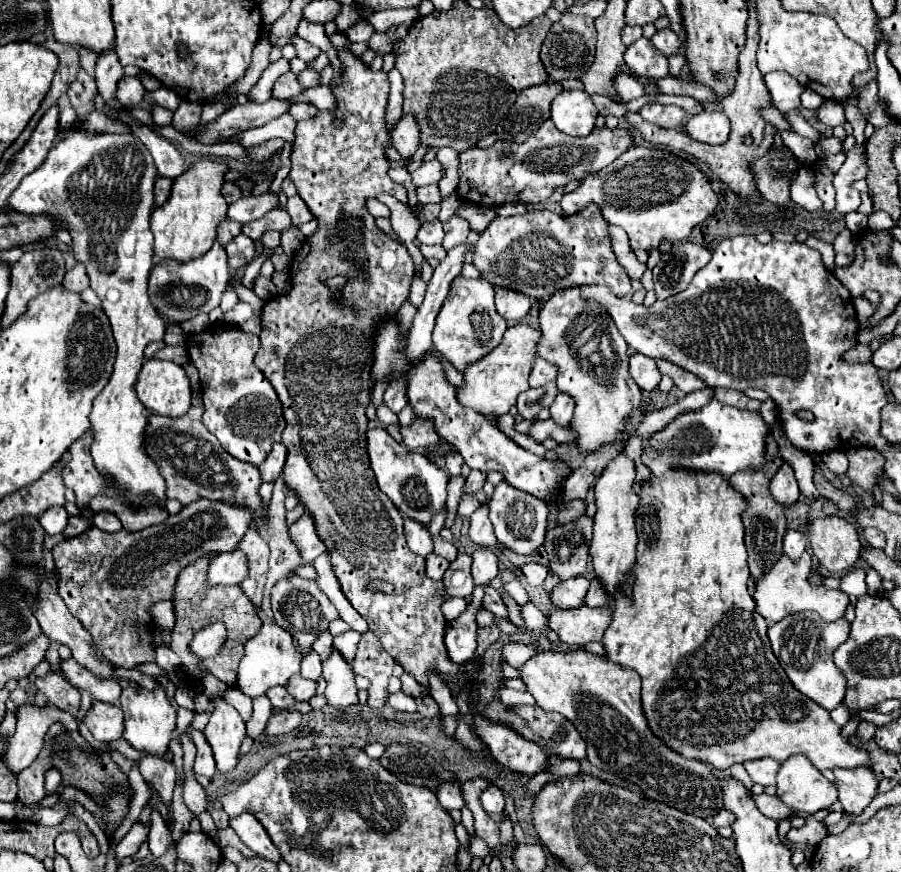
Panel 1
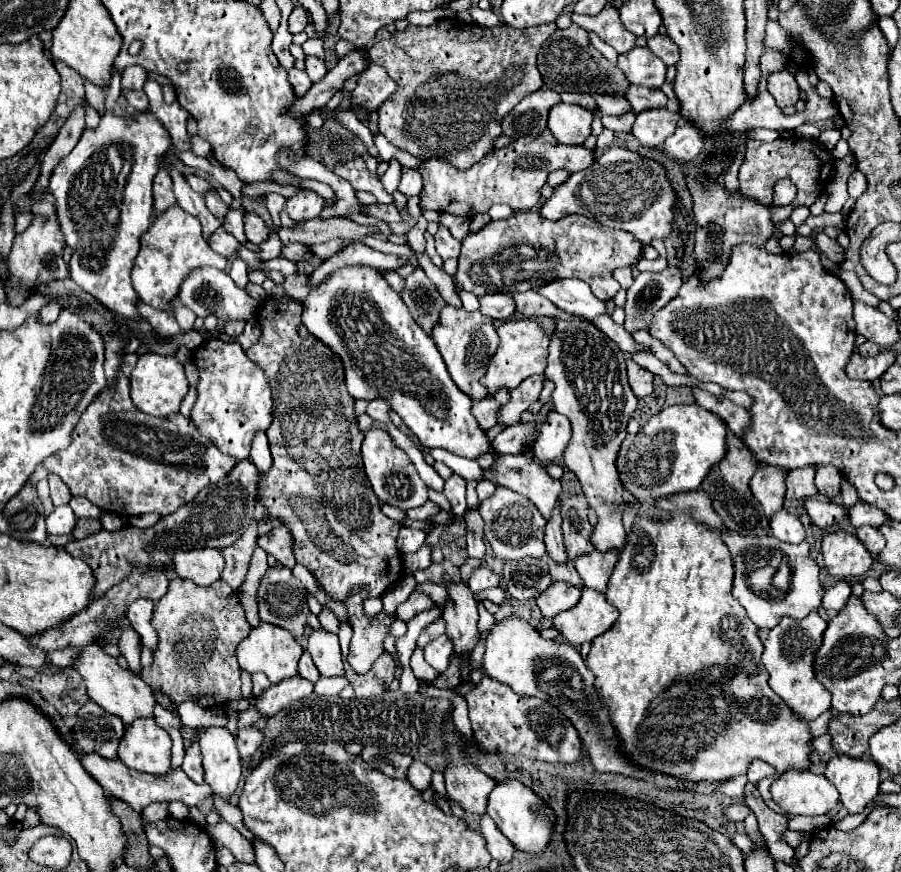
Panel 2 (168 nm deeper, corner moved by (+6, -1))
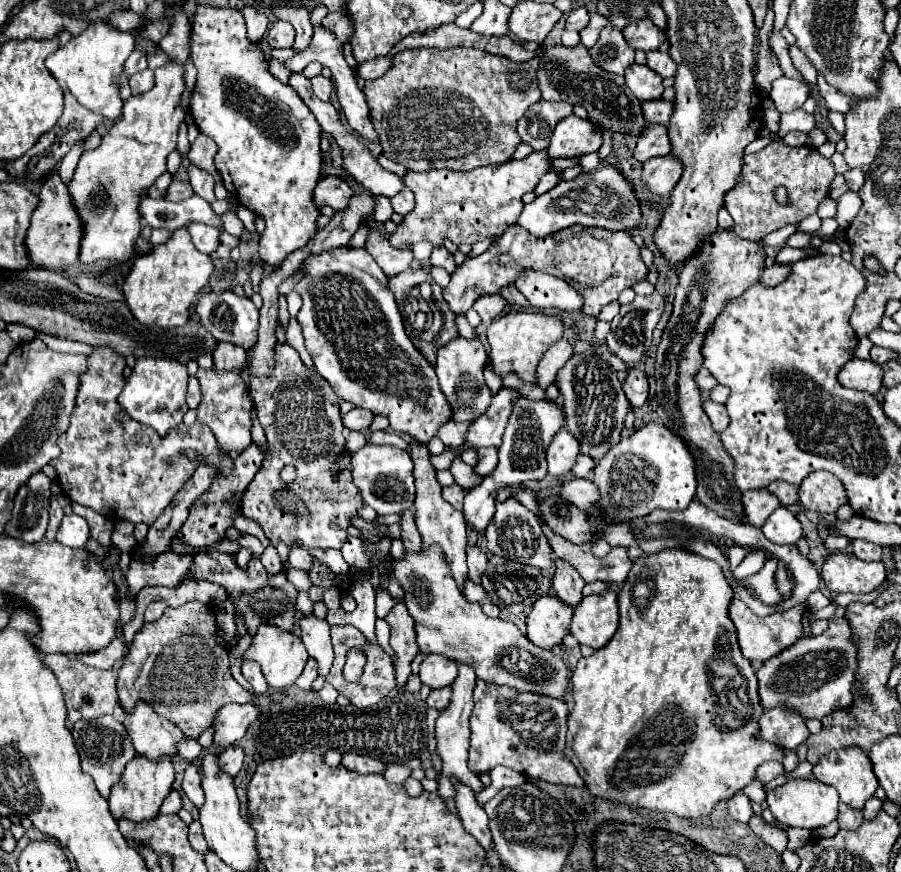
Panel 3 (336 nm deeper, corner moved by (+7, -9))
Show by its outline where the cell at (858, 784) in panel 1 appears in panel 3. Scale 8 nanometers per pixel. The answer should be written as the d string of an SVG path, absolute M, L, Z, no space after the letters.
M840 748L830 750L814 766L814 776L836 788L840 802L850 808L864 808L864 802L874 796L878 788L872 762L862 748Z

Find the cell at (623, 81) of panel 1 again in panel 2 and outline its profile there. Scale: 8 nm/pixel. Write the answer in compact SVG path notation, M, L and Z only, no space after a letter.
M633 84L627 88L625 98L629 100L633 112L641 112L641 110L649 110L649 108L663 108L667 104L667 96L661 90L633 86Z

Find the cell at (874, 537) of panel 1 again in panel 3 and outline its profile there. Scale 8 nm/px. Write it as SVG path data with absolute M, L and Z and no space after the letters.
M852 540L852 554L864 562L874 562L874 560L880 560L882 548L866 540Z

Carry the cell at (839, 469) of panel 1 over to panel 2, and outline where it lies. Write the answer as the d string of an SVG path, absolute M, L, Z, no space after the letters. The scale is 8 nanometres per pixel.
M831 464L827 466L819 466L817 474L815 474L815 486L819 488L819 492L827 498L833 498L839 492L839 482L841 482L841 472L837 468L833 468Z

